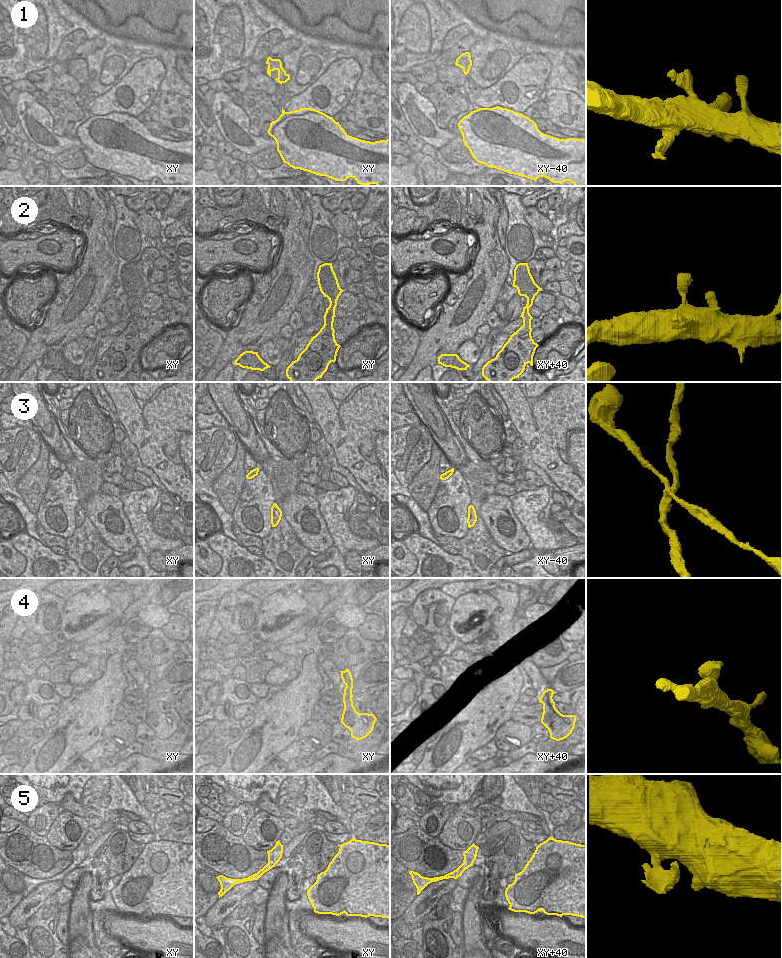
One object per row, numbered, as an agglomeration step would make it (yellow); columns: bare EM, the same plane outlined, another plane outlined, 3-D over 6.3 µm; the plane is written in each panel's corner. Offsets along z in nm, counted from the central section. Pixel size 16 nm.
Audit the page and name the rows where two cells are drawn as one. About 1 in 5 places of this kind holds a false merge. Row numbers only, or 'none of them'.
none of them

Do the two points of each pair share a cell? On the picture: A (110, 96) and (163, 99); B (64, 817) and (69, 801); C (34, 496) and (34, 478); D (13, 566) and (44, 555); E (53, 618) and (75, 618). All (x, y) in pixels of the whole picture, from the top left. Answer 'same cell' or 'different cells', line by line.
A: different cells
B: different cells
C: same cell
D: different cells
E: different cells

